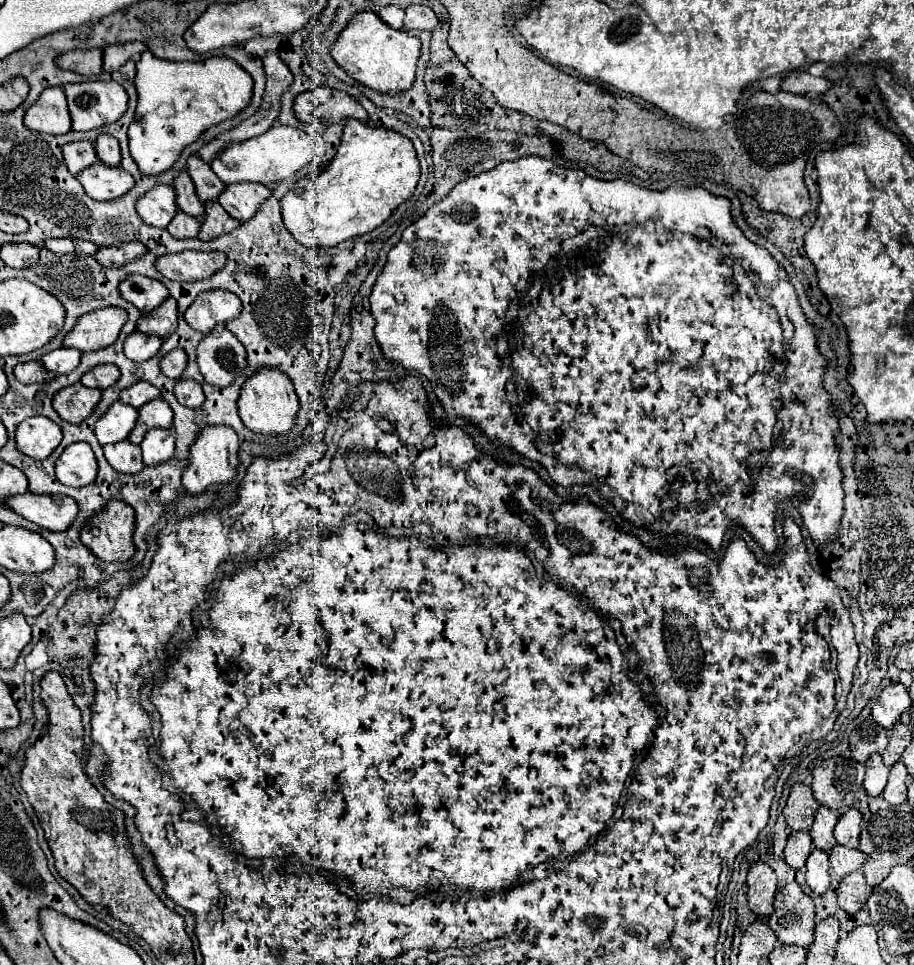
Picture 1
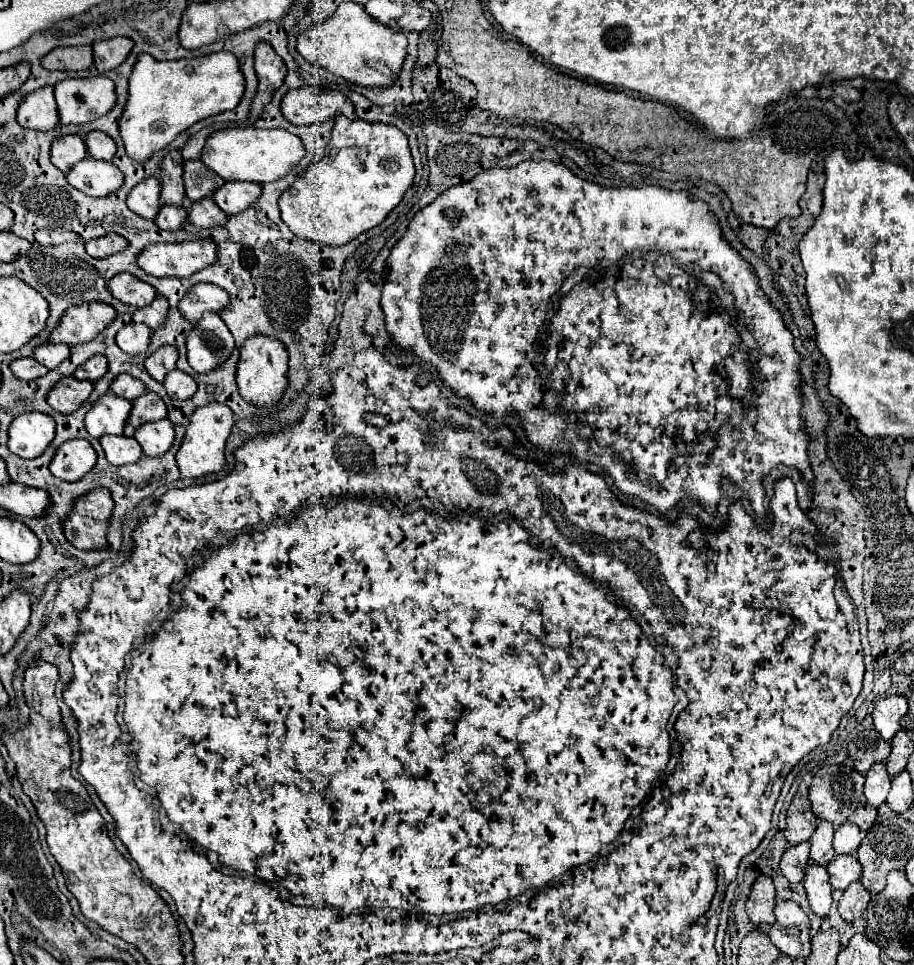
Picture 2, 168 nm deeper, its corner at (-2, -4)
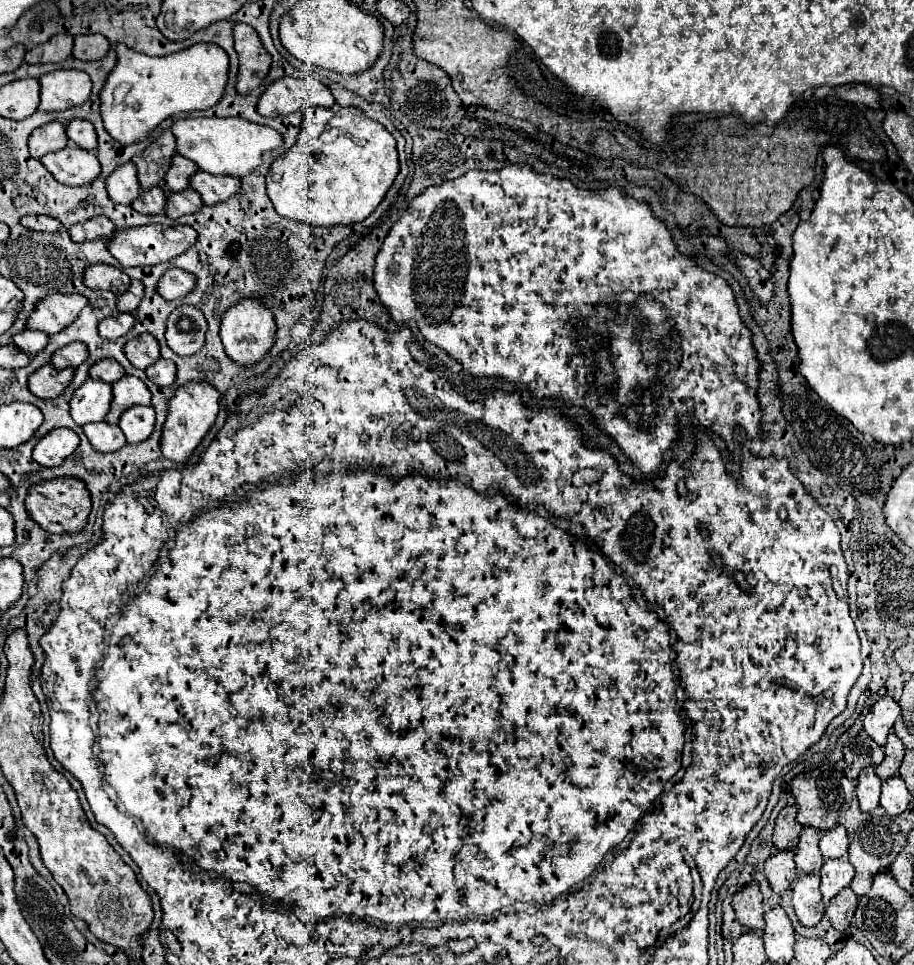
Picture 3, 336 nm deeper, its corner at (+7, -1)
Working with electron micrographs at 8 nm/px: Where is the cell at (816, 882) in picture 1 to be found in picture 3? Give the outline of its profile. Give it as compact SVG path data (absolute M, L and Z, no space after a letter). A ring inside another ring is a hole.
M803 875L793 885L793 909L795 909L797 919L805 927L815 927L821 921L825 913L825 903L819 893L817 875Z

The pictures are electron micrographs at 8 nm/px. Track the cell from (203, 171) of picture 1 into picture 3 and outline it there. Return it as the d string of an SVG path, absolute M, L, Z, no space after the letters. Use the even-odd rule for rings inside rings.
M173 155L171 167L165 175L165 185L171 191L183 191L189 187L189 177L197 171L197 165L193 165L189 159L183 159L181 155Z

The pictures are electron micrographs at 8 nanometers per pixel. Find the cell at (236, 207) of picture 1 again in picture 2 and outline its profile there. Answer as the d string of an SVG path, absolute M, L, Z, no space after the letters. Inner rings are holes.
M226 182L222 188L218 188L212 194L212 200L222 208L224 214L234 216L234 214L240 214L242 210L248 210L260 194L262 194L260 184Z

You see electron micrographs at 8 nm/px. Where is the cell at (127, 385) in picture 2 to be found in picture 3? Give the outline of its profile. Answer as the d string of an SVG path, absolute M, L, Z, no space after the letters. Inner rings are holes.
M99 359L91 369L89 369L89 377L93 379L101 379L107 383L113 383L113 379L121 379L121 375L125 375L123 367L113 361L113 359Z

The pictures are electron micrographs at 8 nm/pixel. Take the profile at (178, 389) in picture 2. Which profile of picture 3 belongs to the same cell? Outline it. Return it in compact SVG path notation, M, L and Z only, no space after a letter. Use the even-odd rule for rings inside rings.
M159 357L157 363L151 363L149 369L145 369L145 373L147 373L147 377L149 377L153 383L165 387L165 385L171 385L171 383L175 381L177 369L175 369L175 363L173 363L173 361Z

